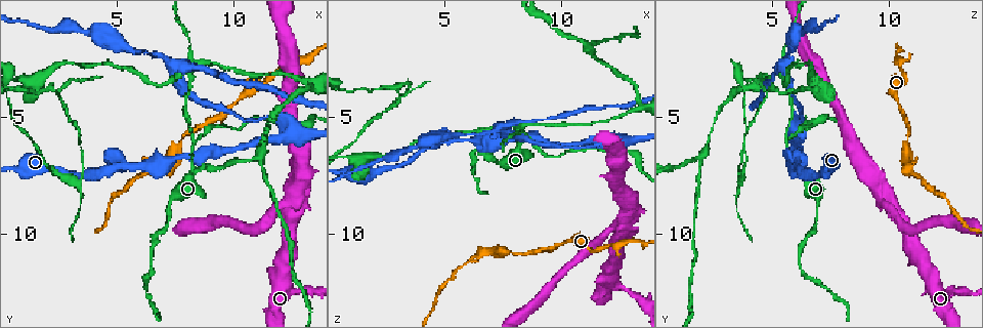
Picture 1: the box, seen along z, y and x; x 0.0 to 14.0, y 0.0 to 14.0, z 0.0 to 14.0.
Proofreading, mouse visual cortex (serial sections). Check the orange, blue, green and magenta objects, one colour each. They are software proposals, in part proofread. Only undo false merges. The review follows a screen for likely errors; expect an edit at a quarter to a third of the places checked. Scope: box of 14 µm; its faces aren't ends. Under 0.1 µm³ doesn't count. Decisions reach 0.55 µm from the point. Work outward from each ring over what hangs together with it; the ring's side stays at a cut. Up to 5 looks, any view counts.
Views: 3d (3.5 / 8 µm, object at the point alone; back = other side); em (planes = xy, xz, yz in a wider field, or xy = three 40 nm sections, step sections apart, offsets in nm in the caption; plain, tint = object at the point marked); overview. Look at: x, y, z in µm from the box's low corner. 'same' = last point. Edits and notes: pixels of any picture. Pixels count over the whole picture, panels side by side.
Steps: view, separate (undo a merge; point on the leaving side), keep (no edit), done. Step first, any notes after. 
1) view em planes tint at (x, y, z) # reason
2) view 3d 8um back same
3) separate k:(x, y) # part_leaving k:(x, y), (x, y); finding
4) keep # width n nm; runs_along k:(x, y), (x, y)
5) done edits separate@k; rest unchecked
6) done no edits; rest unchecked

view 3d 3.5um at (5.5, 7.1, 5.9) # thick turns thin

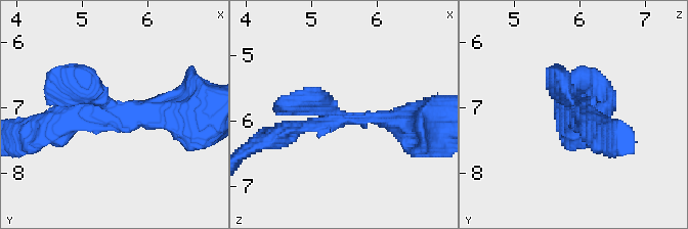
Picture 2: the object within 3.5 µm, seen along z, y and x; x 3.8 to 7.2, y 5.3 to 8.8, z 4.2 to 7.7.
view em xy step 2 tint at (5.40, 7.00, 6.00)

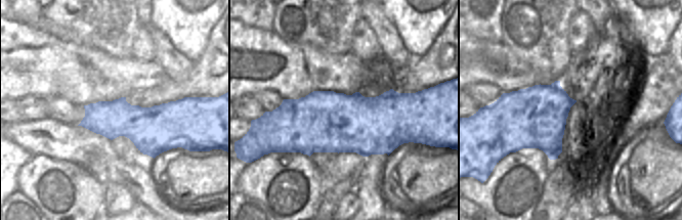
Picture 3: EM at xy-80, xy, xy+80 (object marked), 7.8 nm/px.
keep # runs_along 2:(48, 132), (95, 109), (180, 112); continuous, no second cell

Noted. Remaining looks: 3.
view 3d 3.5um at (8.2, 6.0, 5.7) # side arm on a straight run

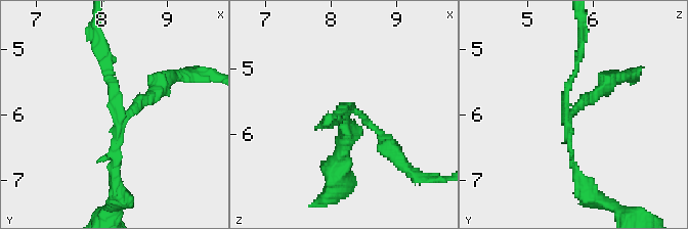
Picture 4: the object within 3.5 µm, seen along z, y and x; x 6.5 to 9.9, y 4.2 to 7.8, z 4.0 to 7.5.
view em xy step 3 tint at (8.25, 6.05, 5.55) # arms 3; arm_widths 100, 150, 150 nm; shape alone is not enough

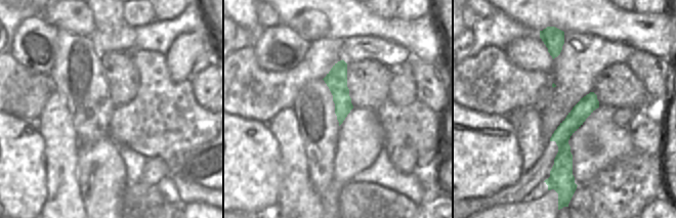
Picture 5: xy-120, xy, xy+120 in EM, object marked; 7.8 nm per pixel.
separate 4:(152, 100) # a second cell is stuck on

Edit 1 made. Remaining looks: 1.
done edits separate@4; rest unchecked

